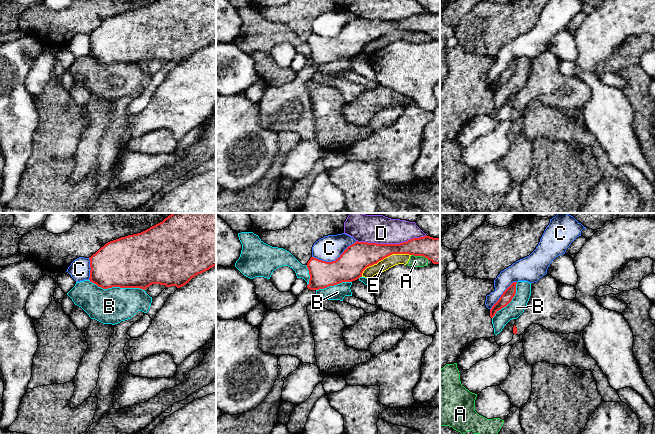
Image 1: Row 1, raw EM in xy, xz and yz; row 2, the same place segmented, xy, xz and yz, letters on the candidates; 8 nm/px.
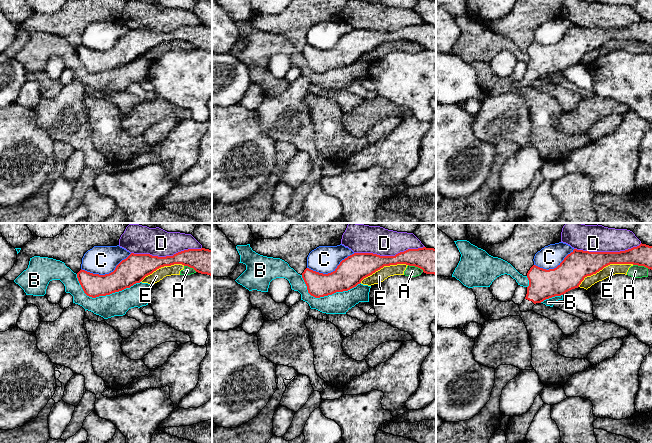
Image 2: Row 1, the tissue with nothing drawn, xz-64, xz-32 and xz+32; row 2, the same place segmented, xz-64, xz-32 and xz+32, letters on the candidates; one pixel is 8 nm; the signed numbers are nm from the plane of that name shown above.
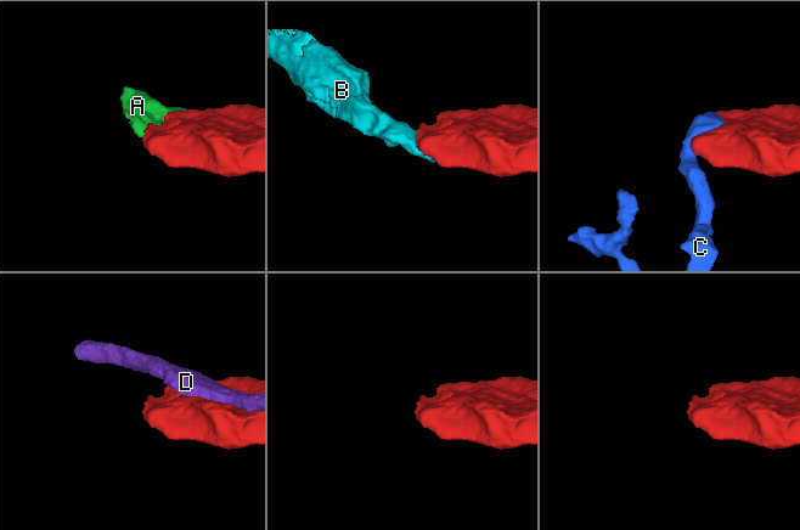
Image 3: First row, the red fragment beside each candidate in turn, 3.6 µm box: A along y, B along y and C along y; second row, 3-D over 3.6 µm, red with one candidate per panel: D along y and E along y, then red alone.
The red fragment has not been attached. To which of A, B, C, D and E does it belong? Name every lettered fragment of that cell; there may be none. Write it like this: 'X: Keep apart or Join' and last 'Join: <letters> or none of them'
A: Keep apart
B: Keep apart
C: Keep apart
D: Keep apart
E: Keep apart
Join: none of them

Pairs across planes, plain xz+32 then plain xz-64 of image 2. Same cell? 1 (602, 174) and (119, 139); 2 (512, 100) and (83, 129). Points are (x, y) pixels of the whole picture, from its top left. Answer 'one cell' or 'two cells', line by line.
1: two cells
2: one cell

